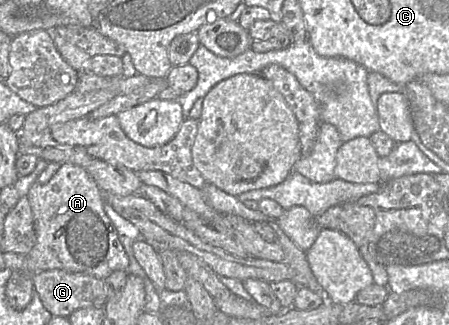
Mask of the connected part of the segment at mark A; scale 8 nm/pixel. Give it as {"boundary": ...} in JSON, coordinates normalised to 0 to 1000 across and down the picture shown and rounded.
{"boundary":[[[134,502],[131,520],[102,566],[78,560],[67,575],[60,609],[76,671],[78,754],[56,788],[49,834],[71,849],[102,831],[138,828],[232,862],[254,834],[285,831],[290,803],[256,695],[232,646],[229,591],[189,517]]]}

